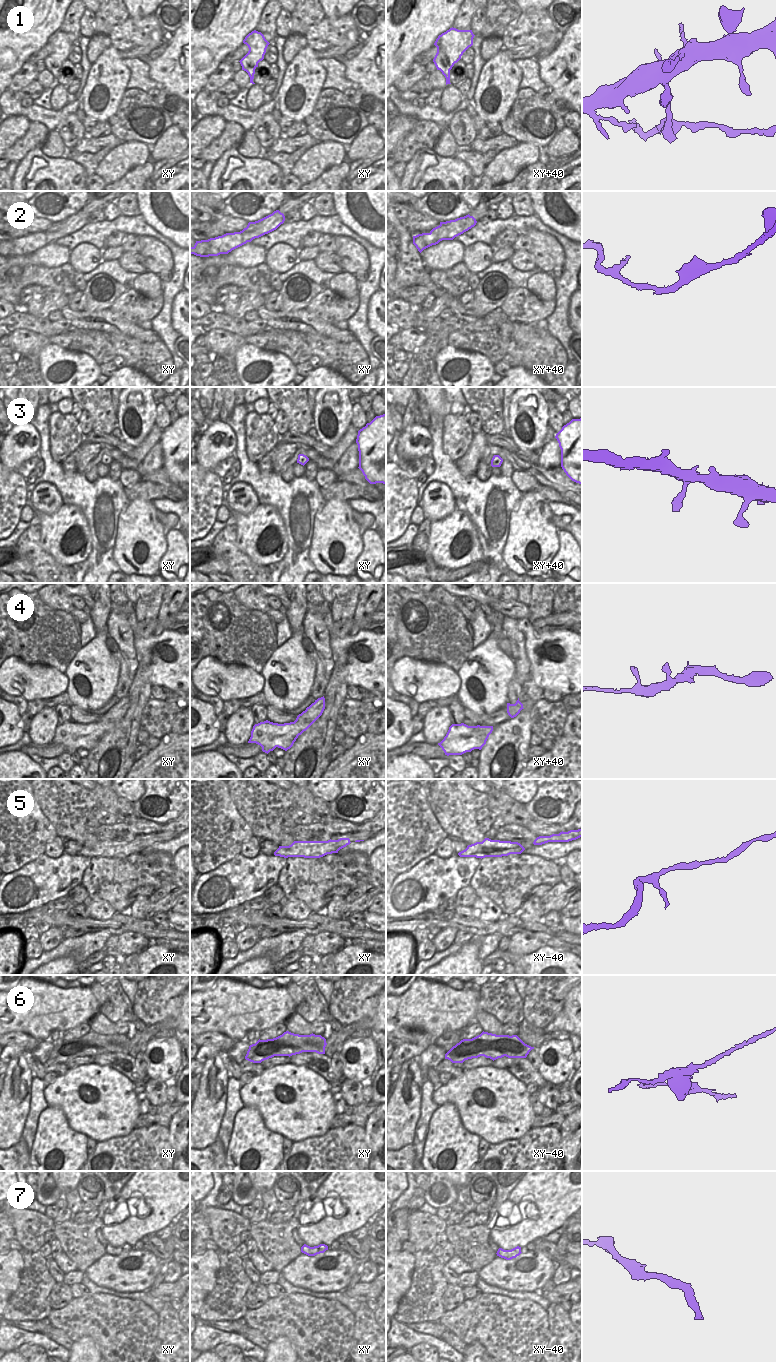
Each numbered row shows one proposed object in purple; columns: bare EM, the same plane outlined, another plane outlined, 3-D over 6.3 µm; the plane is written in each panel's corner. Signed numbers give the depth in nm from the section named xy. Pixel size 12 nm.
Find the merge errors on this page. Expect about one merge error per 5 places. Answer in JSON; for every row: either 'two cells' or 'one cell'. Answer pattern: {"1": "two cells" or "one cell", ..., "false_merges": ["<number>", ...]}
{"1": "two cells", "2": "two cells", "3": "one cell", "4": "one cell", "5": "one cell", "6": "two cells", "7": "one cell", "false_merges": ["1", "2", "6"]}

